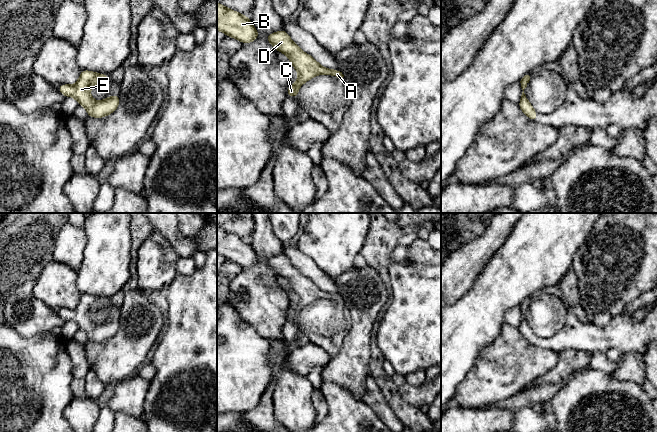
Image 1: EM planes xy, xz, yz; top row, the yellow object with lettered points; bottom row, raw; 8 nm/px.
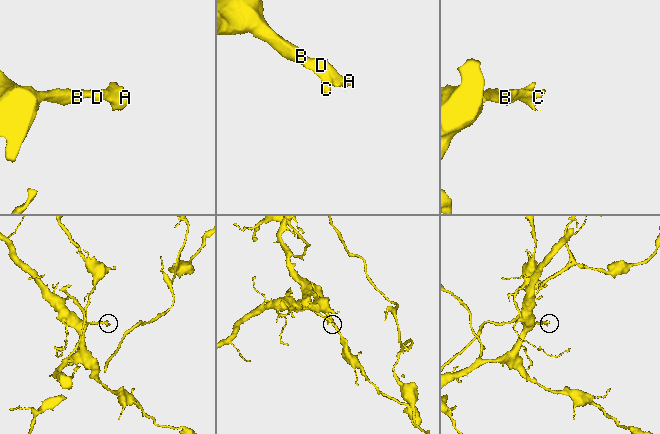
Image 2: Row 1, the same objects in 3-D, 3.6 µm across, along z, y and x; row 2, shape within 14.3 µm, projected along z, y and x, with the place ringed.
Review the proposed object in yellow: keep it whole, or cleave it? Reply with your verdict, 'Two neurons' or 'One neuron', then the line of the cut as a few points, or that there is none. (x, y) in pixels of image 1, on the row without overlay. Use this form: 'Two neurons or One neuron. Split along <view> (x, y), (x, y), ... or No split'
One neuron. No split

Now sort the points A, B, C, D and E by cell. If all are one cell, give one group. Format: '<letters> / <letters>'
A B C D E

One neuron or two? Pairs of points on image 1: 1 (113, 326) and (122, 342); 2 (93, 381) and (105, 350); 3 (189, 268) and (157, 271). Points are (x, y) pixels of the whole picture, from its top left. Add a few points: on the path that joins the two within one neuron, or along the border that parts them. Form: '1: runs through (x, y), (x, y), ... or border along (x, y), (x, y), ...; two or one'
1: border along (120, 309), (119, 329), (111, 337), (96, 342); two
2: border along (90, 368), (104, 385); two
3: border along (180, 257), (176, 264), (177, 273); two

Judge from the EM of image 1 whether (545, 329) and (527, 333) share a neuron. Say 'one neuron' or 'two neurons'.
one neuron

